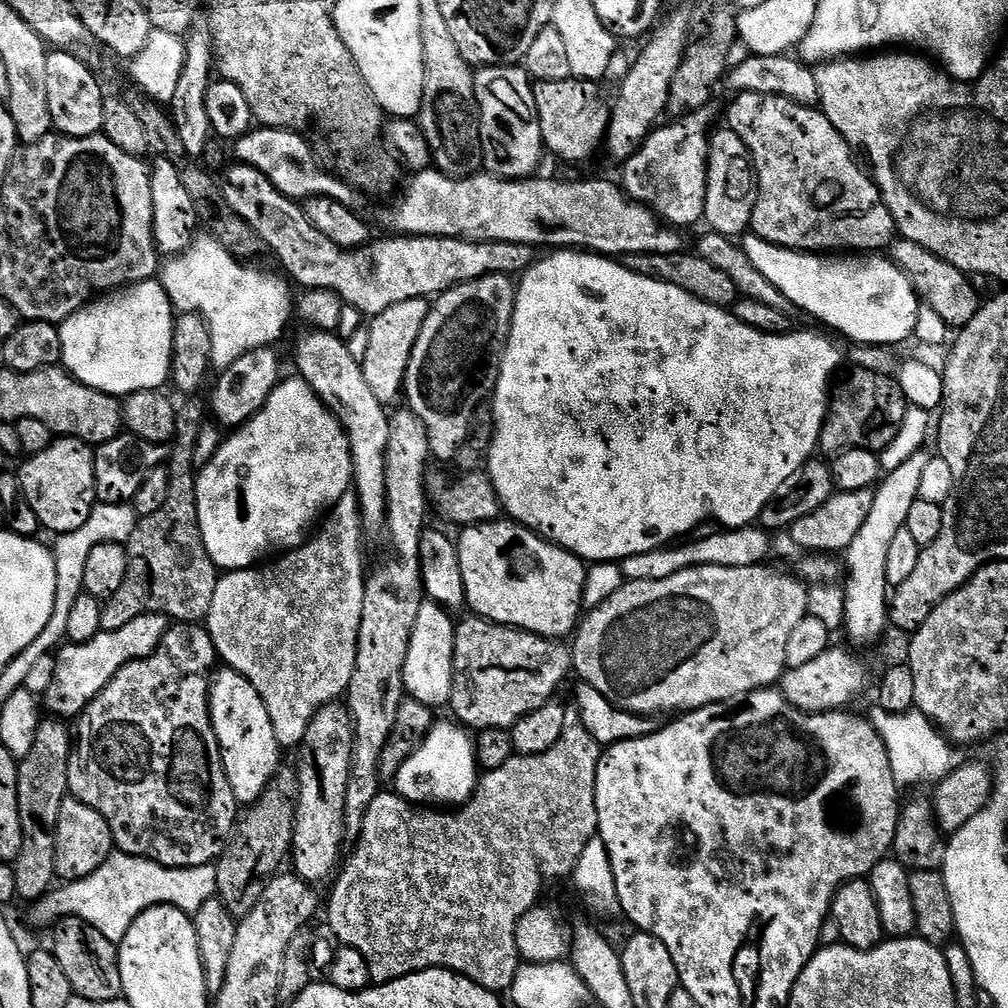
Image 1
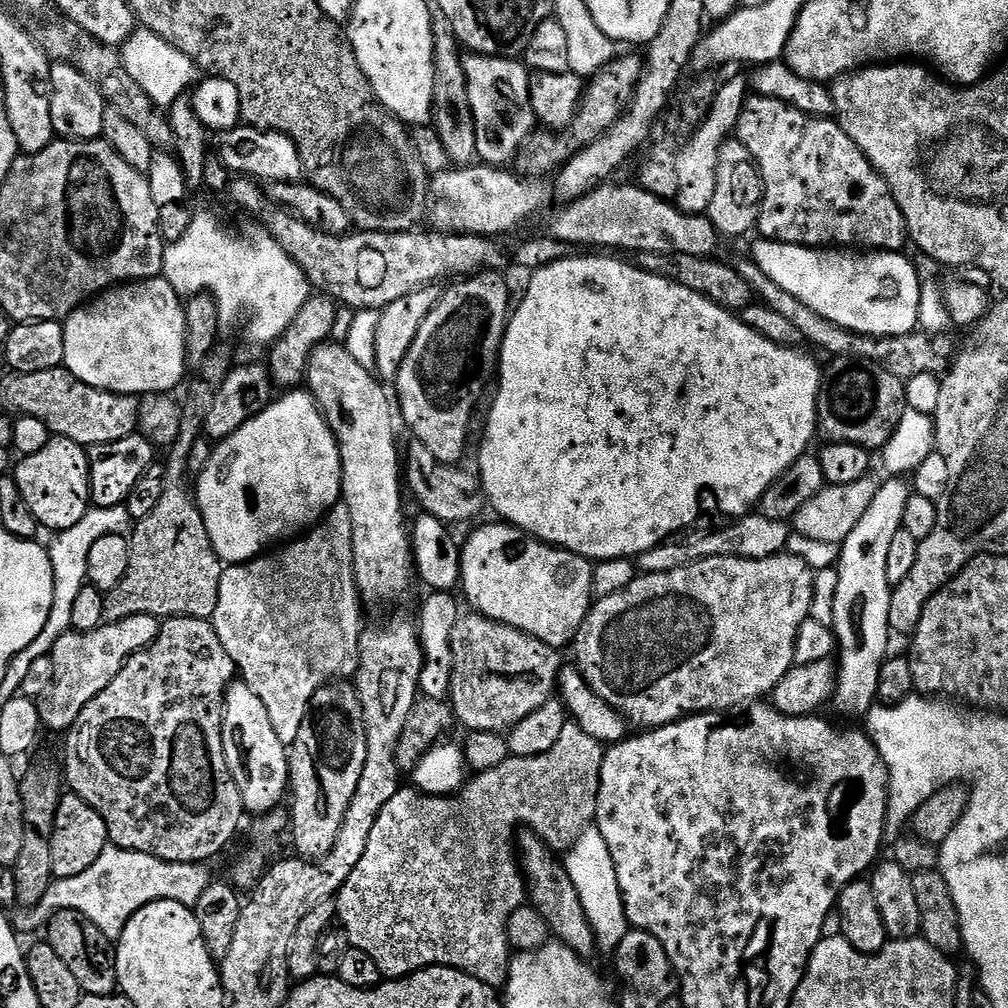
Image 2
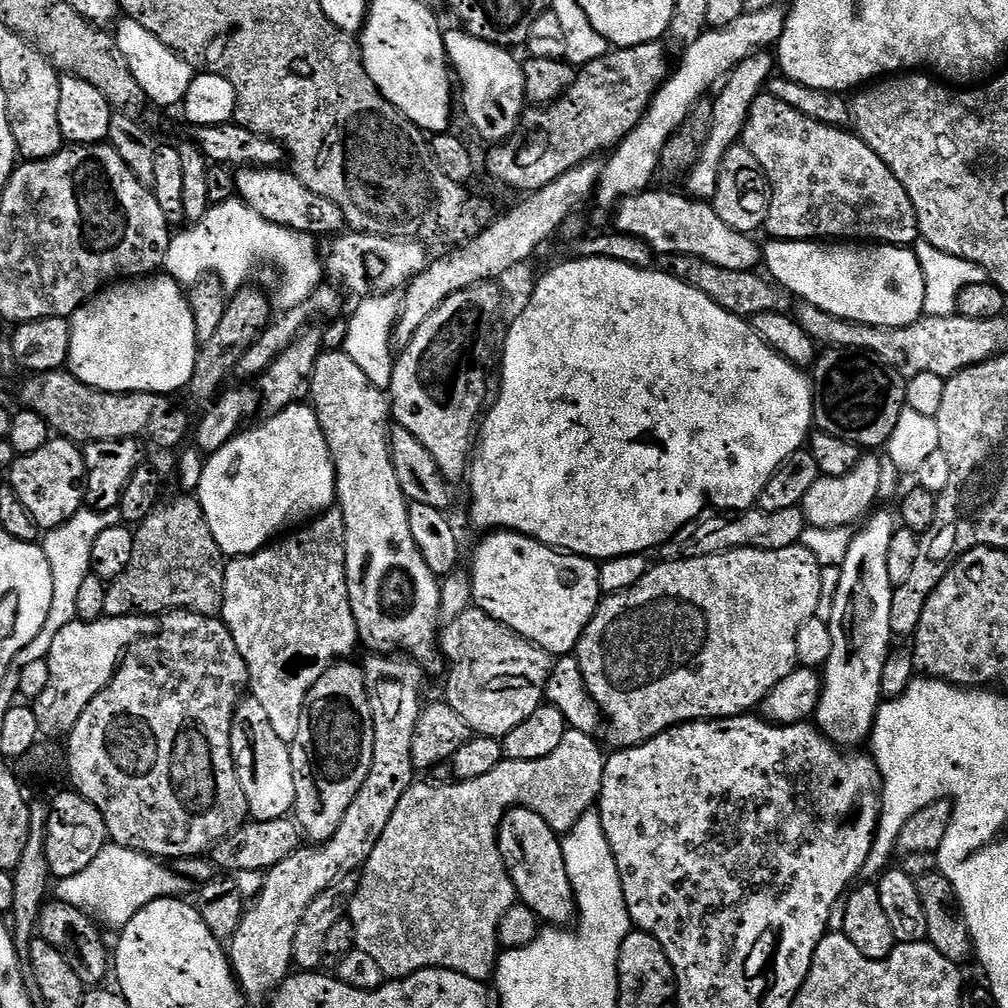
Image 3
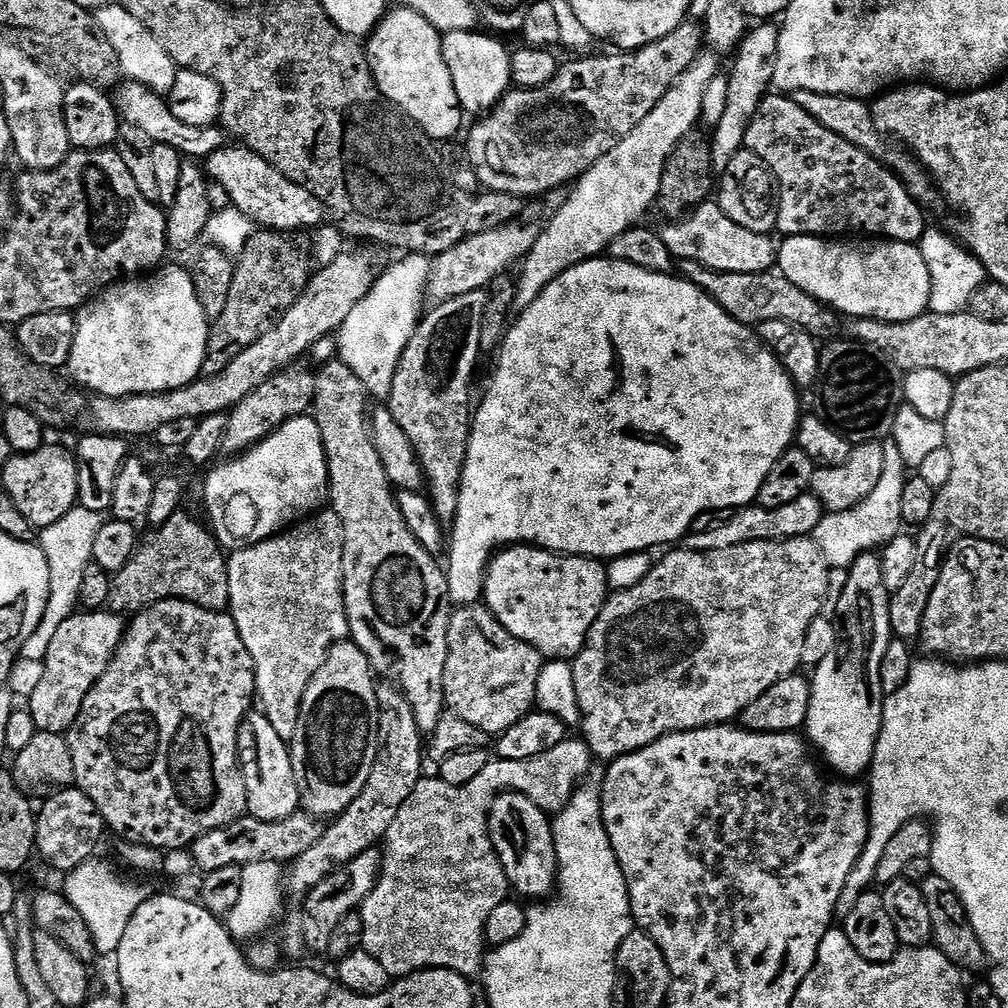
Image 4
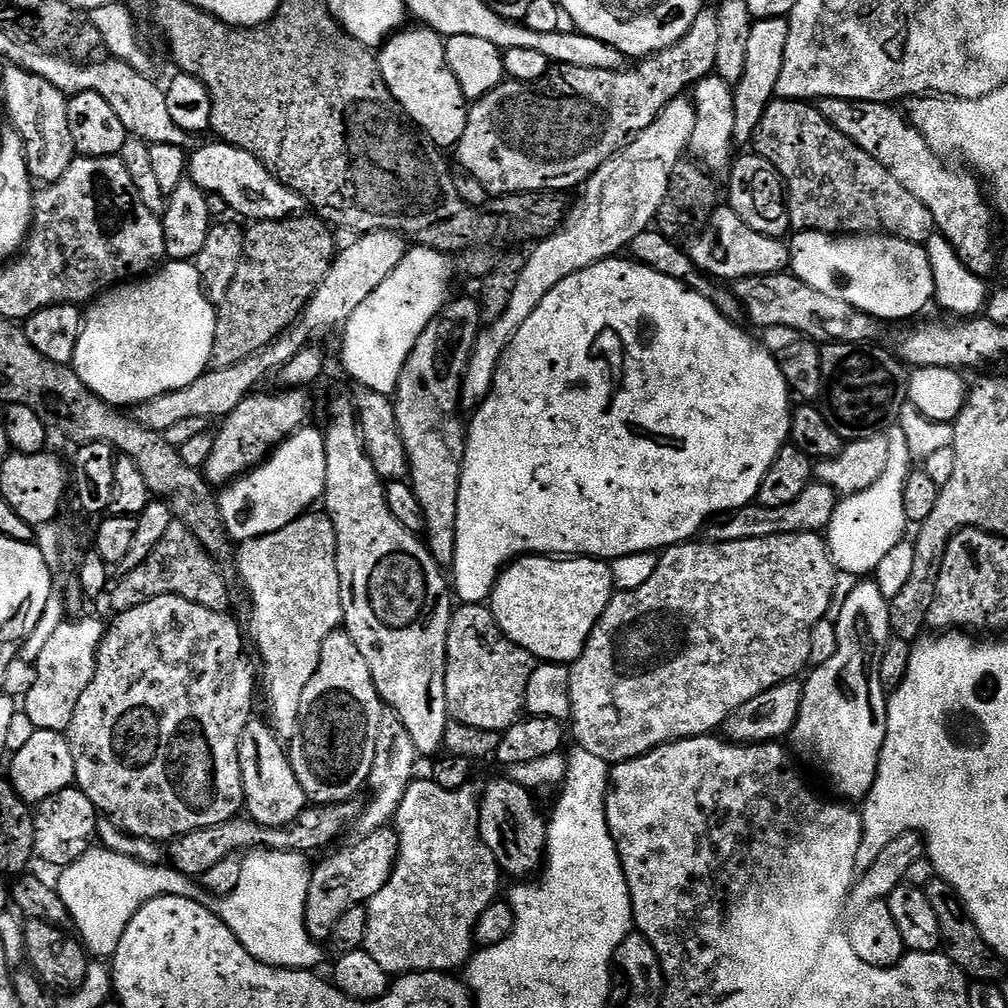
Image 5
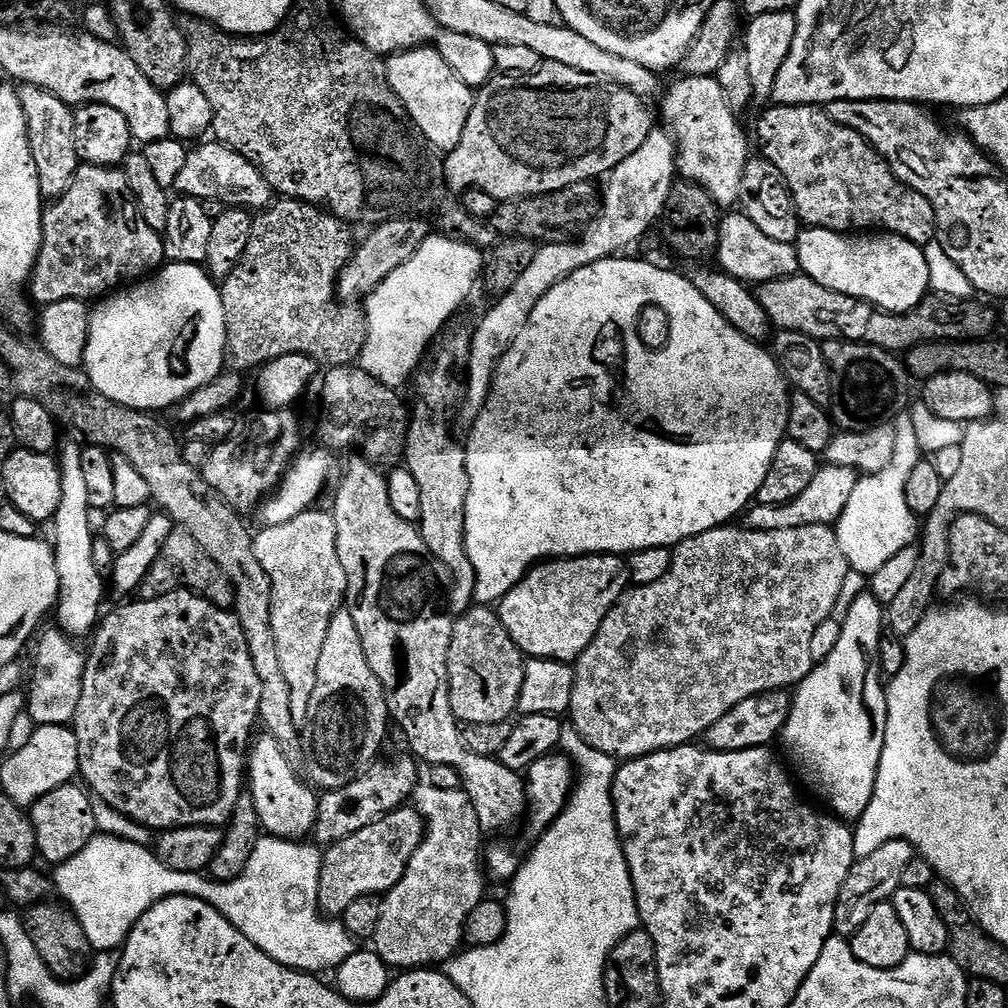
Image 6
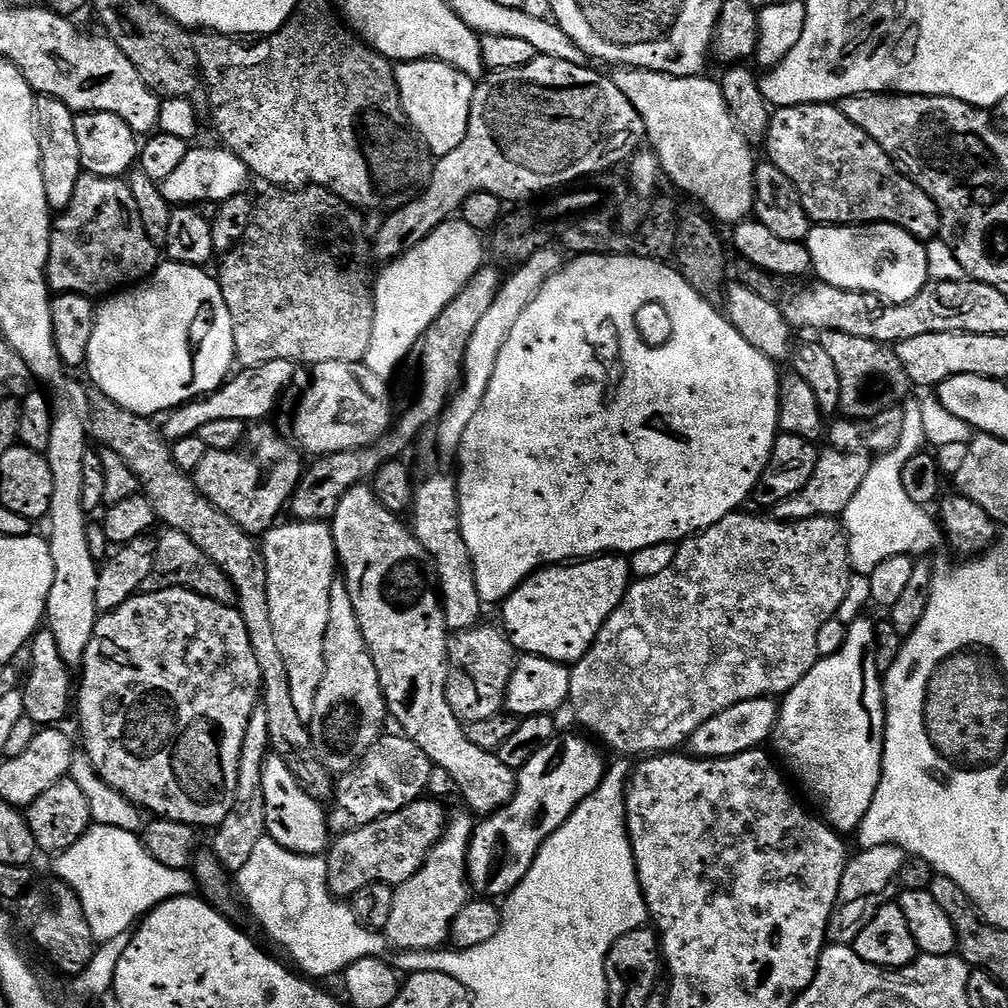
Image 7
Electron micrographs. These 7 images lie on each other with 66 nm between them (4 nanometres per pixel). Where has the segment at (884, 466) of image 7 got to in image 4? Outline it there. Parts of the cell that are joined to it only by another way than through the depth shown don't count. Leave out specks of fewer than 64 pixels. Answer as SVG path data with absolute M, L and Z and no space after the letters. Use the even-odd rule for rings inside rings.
M899 458L891 459L888 468L882 470L882 478L874 490L858 506L845 512L828 512L812 531L811 539L822 550L826 562L832 568L849 569L857 558L883 549L888 541L898 535L902 528L900 499L906 479L906 465Z

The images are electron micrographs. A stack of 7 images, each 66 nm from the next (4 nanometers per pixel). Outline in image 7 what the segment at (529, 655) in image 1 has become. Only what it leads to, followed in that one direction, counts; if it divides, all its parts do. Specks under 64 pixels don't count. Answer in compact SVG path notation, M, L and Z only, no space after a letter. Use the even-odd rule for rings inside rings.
M468 628L455 633L448 641L446 698L450 702L450 710L454 710L465 725L499 716L504 708L512 666L518 659L518 653L507 635L496 628Z

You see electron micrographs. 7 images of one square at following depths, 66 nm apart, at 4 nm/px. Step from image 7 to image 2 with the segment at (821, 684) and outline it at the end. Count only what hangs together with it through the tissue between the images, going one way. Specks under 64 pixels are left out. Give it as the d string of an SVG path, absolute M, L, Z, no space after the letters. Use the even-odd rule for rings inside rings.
M900 478L885 479L885 484L881 483L877 487L874 494L874 502L870 502L870 506L866 510L866 514L862 514L858 526L854 526L854 530L850 530L850 534L844 539L844 543L838 552L838 574L837 574L837 592L833 598L833 622L831 627L836 633L836 642L838 645L838 657L840 656L840 664L838 660L838 675L836 678L836 691L834 693L834 705L844 716L860 716L863 717L877 703L876 691L878 690L878 678L880 677L880 668L883 666L888 652L888 636L890 637L890 629L888 626L888 614L890 612L890 598L892 597L892 588L886 578L886 554L890 554L890 542L894 542L894 534L898 534L904 527L904 515L906 514L906 502L910 495L910 488L904 485L905 481Z

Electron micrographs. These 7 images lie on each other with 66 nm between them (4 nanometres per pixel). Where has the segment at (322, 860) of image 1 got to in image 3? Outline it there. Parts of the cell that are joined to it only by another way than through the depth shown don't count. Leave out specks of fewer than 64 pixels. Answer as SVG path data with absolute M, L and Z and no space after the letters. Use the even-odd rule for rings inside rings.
M352 662L332 664L326 674L314 682L304 703L302 722L298 722L298 735L290 745L296 799L294 819L300 831L316 846L330 839L334 830L338 830L342 818L346 818L346 810L350 810L350 802L354 802L358 790L362 790L362 782L366 782L366 774L370 774L370 762L374 762L374 718L370 710L364 669L359 663L348 663Z

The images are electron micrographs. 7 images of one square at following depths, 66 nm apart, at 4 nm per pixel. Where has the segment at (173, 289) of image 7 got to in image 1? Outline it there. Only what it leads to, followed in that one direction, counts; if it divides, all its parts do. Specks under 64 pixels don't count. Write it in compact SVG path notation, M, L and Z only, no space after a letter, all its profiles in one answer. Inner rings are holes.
M159 279L143 280L115 289L80 308L60 325L63 367L78 382L117 398L133 396L135 392L154 392L169 383L172 374L172 343L176 316L172 299Z

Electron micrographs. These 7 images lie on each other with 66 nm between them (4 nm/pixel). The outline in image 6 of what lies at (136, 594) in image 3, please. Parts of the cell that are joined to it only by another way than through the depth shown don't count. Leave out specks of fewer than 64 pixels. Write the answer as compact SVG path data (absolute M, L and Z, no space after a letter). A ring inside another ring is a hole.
M173 530L170 538L166 538L166 546L162 546L162 554L158 554L154 566L150 566L150 572L140 581L138 596L142 600L153 600L168 592L183 590L195 592L197 596L219 608L231 609L233 605L228 601L231 589L228 579L221 574L220 567L200 549L198 542L194 542L194 538L190 538L190 534L183 530Z

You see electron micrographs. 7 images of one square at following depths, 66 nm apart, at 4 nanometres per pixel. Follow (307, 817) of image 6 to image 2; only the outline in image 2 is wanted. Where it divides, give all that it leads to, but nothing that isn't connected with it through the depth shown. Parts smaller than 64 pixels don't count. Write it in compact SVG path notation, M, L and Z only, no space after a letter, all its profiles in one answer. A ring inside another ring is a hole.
M234 682L224 695L222 718L222 746L226 754L226 766L242 794L245 813L273 812L285 803L290 788L288 779L288 748L278 742L274 726L270 726L270 714L262 706L262 698L243 682Z

